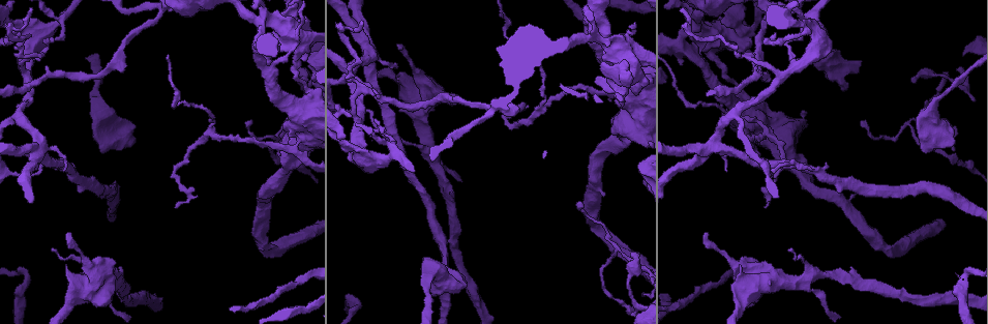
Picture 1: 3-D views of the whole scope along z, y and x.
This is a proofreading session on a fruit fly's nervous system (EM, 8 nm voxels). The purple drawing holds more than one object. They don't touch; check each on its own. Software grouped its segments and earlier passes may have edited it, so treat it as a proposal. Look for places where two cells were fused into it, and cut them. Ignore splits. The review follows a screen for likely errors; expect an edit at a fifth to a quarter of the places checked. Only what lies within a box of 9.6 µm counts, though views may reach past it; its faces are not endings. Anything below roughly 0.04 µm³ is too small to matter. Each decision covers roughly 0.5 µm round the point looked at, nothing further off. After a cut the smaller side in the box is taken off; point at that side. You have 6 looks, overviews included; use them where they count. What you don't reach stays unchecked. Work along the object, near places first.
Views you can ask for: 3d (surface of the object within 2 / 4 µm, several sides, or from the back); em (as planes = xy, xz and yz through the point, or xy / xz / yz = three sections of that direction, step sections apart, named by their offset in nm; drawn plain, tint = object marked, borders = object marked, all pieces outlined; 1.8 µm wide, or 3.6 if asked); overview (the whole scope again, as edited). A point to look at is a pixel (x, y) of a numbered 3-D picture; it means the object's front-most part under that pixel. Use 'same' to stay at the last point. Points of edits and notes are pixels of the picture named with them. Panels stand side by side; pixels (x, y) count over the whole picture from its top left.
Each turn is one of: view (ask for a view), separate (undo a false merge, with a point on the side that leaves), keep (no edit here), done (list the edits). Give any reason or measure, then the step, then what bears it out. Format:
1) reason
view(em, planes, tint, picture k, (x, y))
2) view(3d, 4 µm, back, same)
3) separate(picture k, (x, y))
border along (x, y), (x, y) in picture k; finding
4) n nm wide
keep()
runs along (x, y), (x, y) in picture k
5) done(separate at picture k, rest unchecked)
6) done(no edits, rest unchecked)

small branch off a trunk
view(em, 3.6 µm, planes, tint, picture 1, (622, 90))

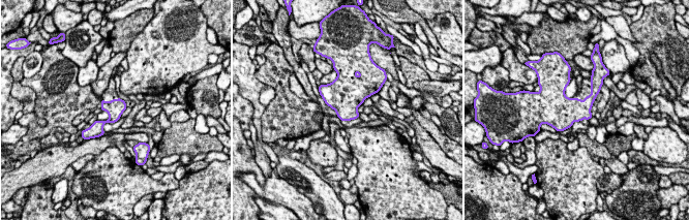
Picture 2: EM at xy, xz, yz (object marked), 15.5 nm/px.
260 nm wide
keep()
all the same cell

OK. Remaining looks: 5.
a fork
view(em, planes, tint, picture 1, (260, 22))

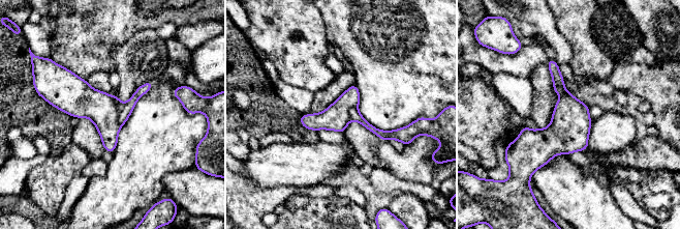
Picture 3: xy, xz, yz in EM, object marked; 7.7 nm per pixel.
200 nm wide
separate(picture 3, (125, 110))
border along (113, 98), (122, 124) in picture 3; two cells meet here

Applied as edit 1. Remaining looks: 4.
four arms meet
view(em, planes, tint, picture 1, (368, 59))

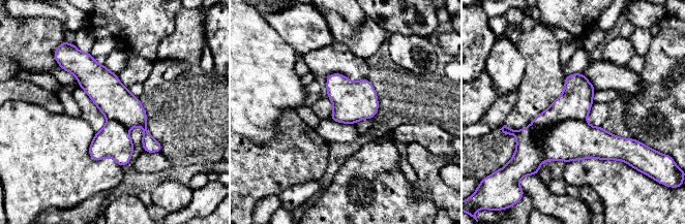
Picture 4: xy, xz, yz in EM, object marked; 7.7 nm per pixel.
keep()
runs along (82, 59), (159, 149) in picture 4; all the same cell

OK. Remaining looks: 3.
done(separate at picture 3, rest unchecked)

